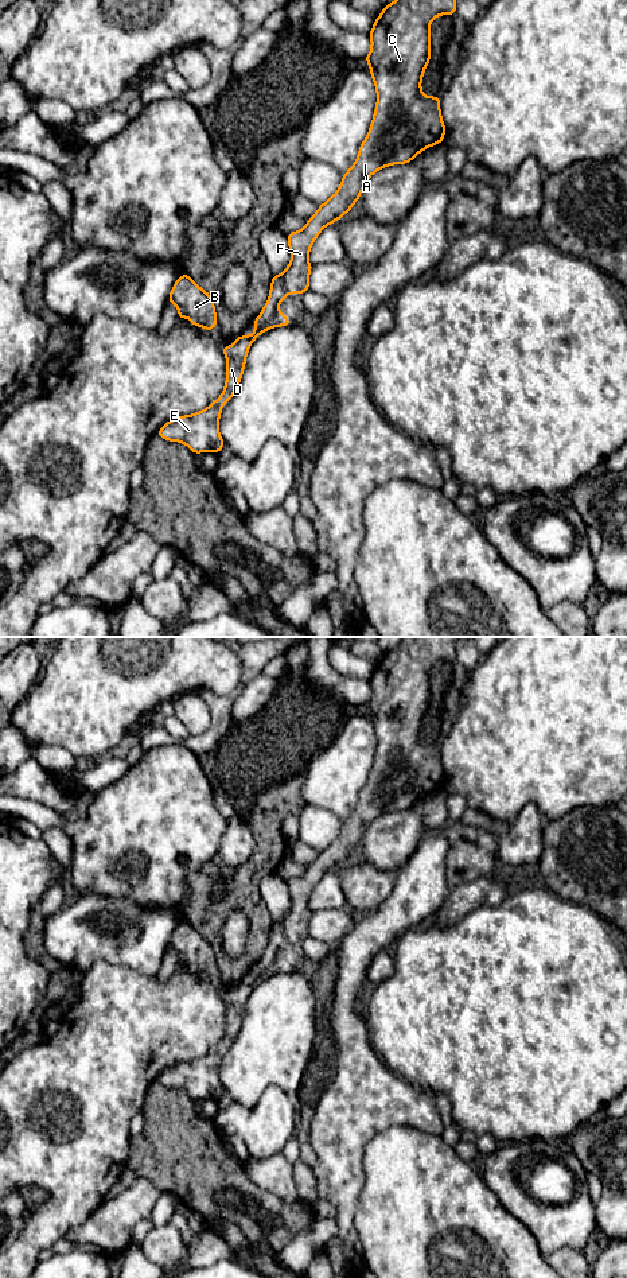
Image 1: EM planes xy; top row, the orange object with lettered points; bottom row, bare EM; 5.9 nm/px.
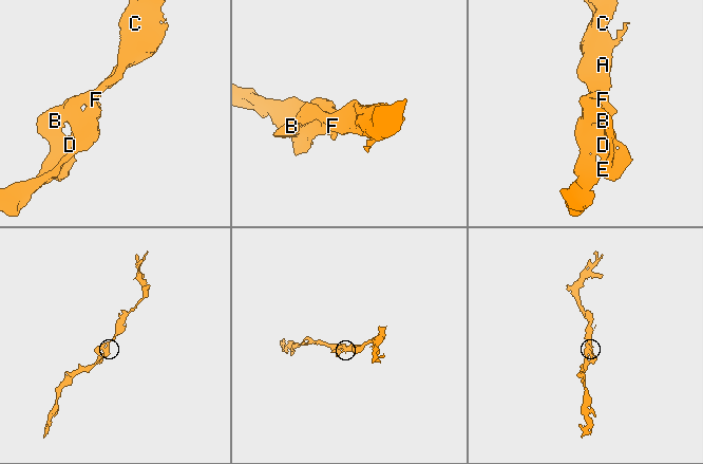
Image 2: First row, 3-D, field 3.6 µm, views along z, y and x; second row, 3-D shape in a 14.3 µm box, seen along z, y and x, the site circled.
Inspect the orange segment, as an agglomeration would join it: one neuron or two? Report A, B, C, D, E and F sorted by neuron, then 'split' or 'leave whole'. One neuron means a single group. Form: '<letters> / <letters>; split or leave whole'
A B C D E F; leave whole

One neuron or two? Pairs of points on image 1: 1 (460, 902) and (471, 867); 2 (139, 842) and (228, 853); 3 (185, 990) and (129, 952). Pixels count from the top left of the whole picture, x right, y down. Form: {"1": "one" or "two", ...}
{"1": "two", "2": "two", "3": "two"}

